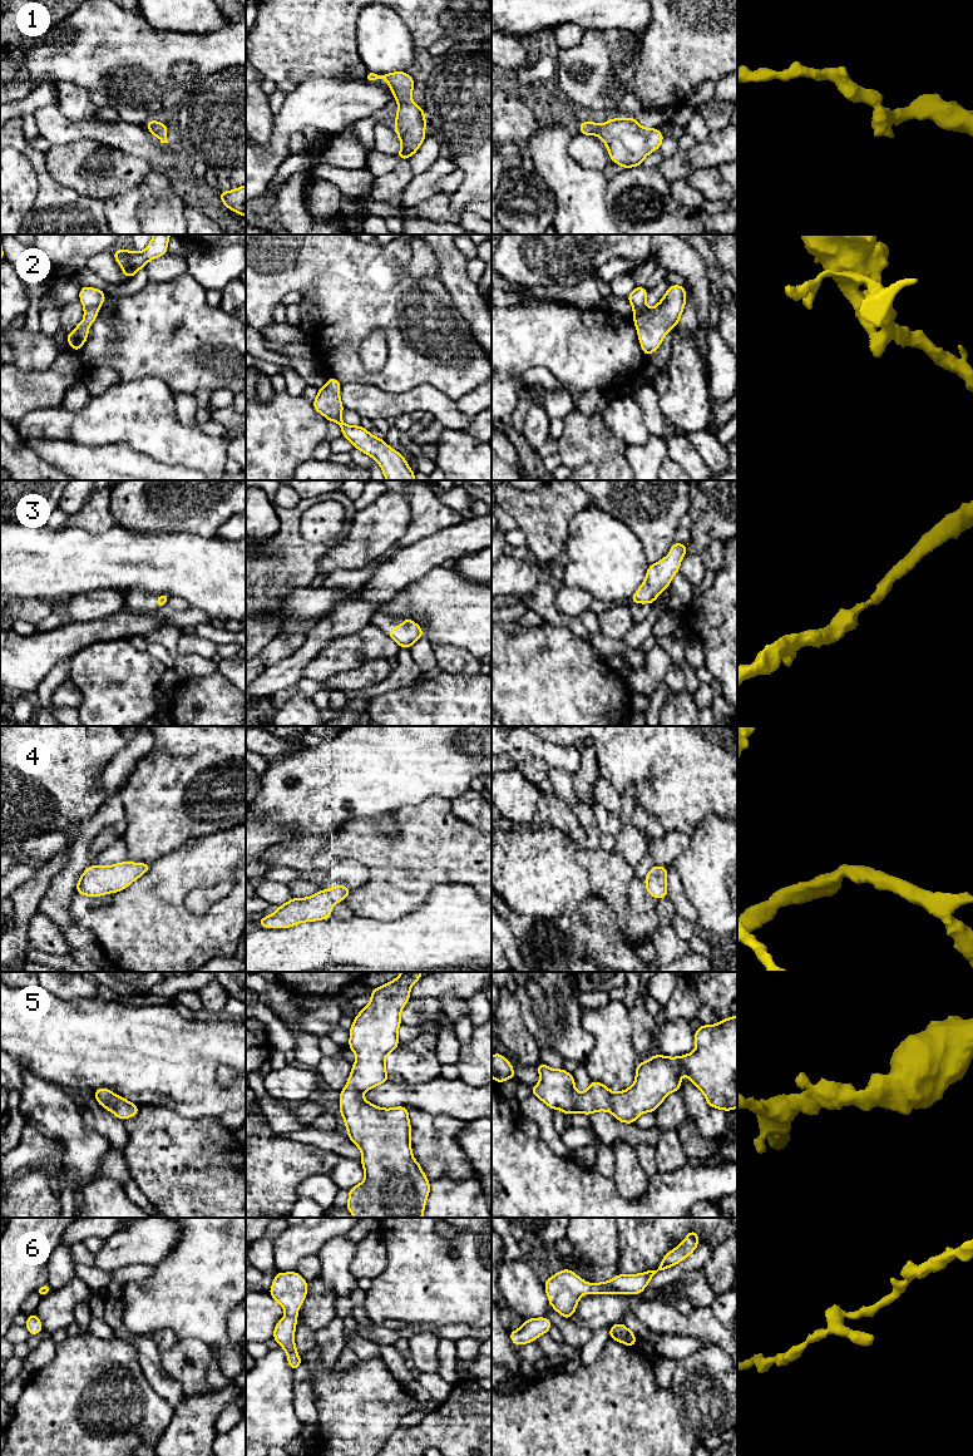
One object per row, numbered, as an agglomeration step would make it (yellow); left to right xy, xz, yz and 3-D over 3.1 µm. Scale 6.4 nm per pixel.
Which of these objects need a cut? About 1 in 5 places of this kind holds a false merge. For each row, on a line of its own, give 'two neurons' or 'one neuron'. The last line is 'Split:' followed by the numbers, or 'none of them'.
1: one neuron
2: one neuron
3: one neuron
4: one neuron
5: one neuron
6: one neuron
Split: none of them

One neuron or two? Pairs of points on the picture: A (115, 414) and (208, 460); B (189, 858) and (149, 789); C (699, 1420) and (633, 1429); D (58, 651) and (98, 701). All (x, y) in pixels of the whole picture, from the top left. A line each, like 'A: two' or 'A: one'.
A: one
B: two
C: two
D: two

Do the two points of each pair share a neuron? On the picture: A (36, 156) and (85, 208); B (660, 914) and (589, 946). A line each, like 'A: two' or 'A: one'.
A: one
B: two

